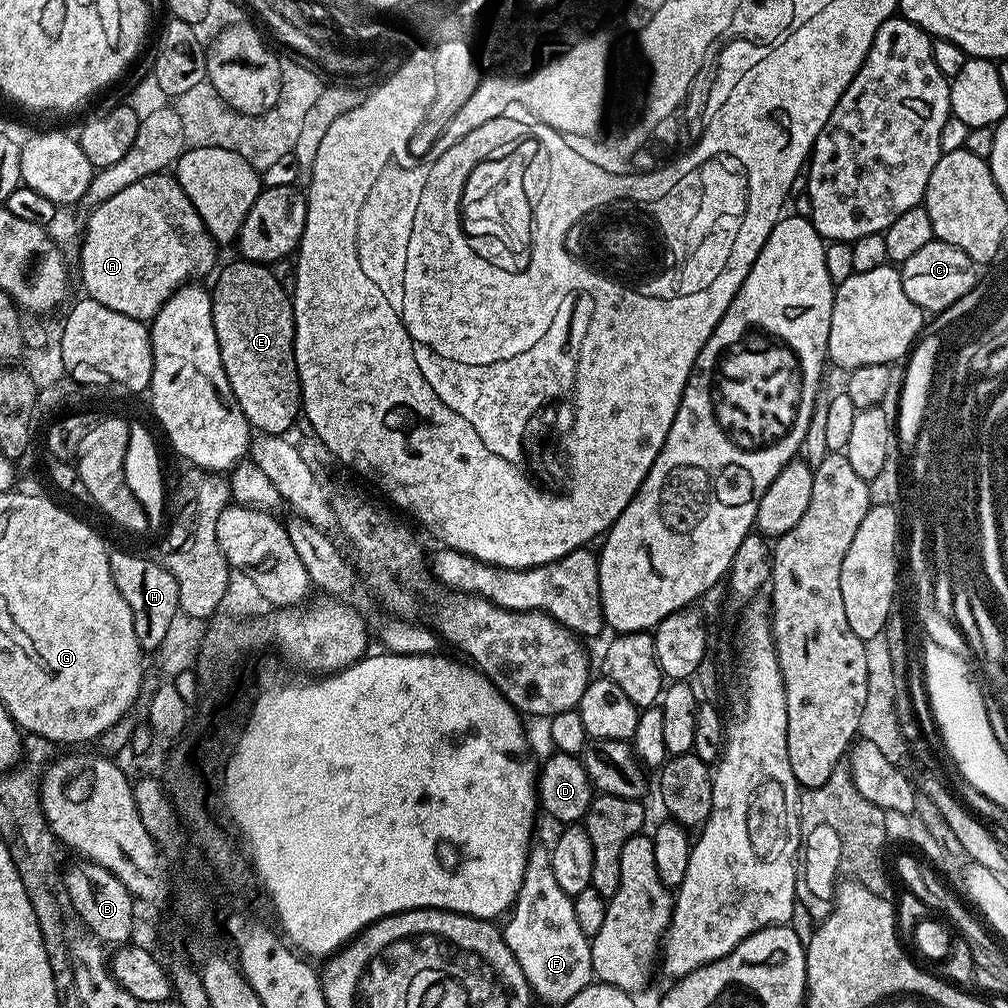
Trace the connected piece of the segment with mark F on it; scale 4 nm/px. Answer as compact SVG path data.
M529 847L522 886L507 920L508 925L502 928L504 941L510 946L510 954L514 954L518 966L522 966L522 974L526 974L529 989L539 1003L541 1000L544 1004L563 1006L574 994L593 983L590 937L582 934L578 927L572 897L558 886L558 878L554 878L547 847Z

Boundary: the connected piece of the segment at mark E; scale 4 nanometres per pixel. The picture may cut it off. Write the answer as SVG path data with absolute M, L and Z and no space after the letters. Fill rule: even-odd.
M236 258L233 264L222 268L219 269L221 272L216 285L211 285L210 295L214 334L218 338L218 350L222 354L222 366L230 382L230 390L234 390L234 398L238 398L238 406L242 406L242 414L246 414L248 423L257 433L265 432L271 436L291 433L292 423L301 419L302 401L294 354L296 327L289 289L280 285L271 267L253 264L251 260Z

